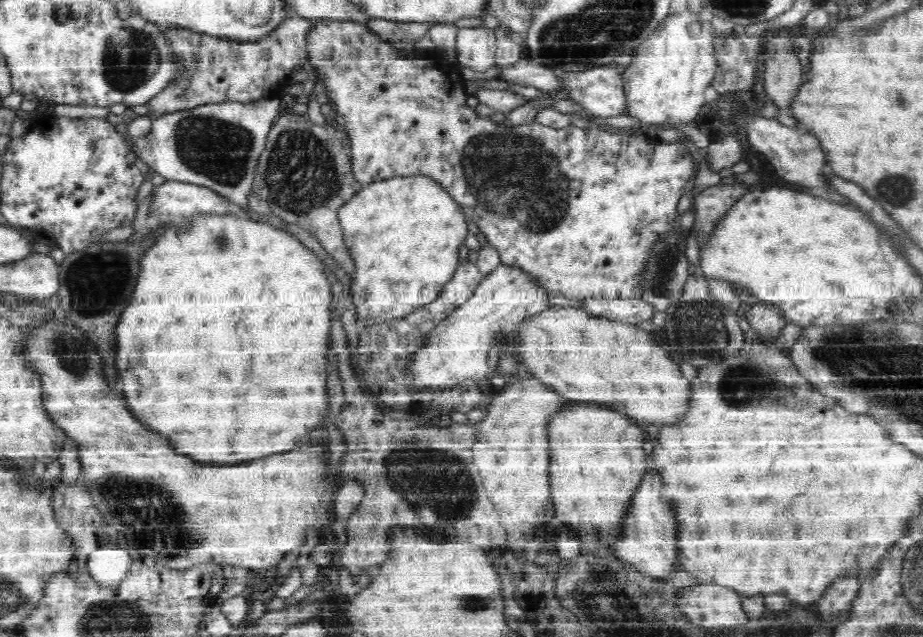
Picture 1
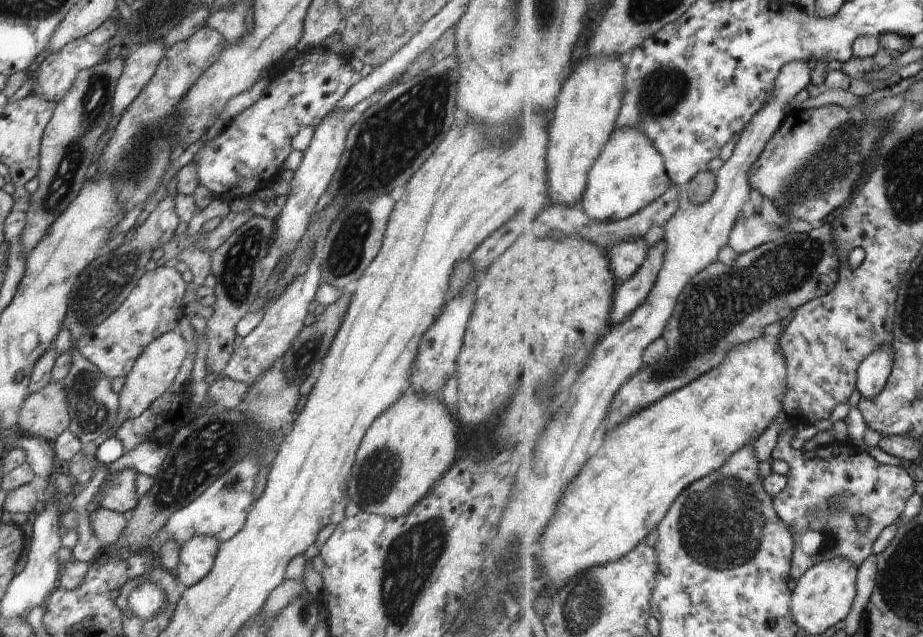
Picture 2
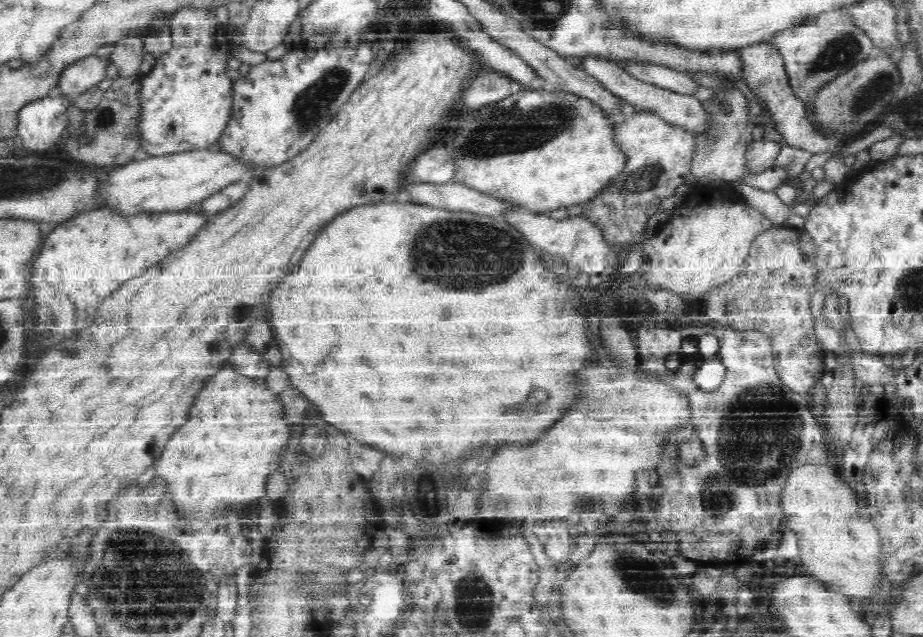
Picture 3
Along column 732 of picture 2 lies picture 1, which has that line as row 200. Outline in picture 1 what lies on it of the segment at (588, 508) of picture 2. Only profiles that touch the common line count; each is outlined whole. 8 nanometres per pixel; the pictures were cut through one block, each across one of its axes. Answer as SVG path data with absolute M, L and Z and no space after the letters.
M427 174L396 175L378 182L364 184L356 197L340 210L339 221L343 228L344 242L348 247L352 258L355 258L356 268L353 276L353 303L357 307L358 320L361 325L384 322L390 316L402 317L408 312L420 308L422 304L428 304L438 298L438 292L454 276L458 265L461 263L459 250L465 244L468 233L468 216L464 207L441 185L436 178Z

